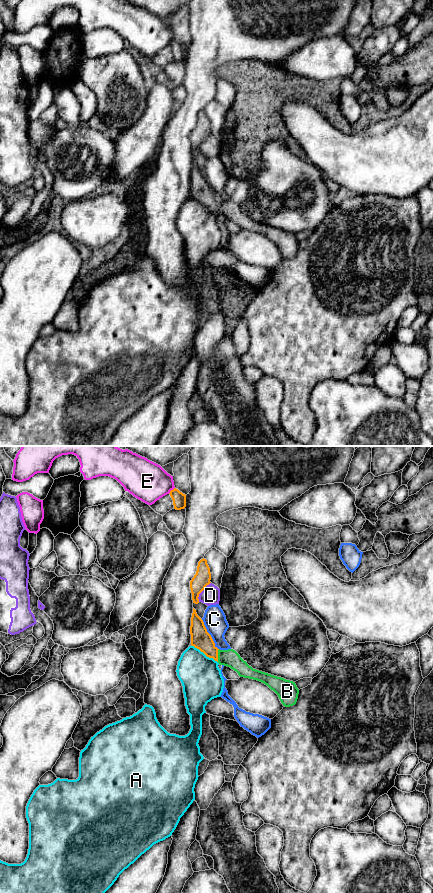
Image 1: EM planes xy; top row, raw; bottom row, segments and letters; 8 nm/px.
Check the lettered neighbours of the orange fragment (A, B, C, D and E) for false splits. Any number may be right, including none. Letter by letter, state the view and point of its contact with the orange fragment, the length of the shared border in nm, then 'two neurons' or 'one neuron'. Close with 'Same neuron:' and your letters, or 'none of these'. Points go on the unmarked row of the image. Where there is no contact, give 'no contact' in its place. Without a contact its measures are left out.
A: xy (205, 206) | 240 nm | two neurons
B: xy (217, 207) | 110 nm | one neuron
C: xy (209, 186) | 280 nm | two neurons
D: xy (201, 143) | 190 nm | two neurons
E: xy (171, 42) | 80 nm | two neurons
Same neuron: B

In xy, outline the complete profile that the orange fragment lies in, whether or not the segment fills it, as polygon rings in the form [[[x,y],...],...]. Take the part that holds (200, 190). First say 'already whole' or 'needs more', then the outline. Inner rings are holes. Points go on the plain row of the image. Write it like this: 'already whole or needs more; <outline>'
needs more; [[[194,160],[191,169],[190,186],[191,197],[199,201],[207,209],[213,210],[220,217],[230,219],[240,229],[264,235],[278,247],[283,258],[290,259],[296,256],[299,241],[295,234],[253,221],[233,201],[218,201],[211,187],[207,184],[203,172],[197,167]]]

